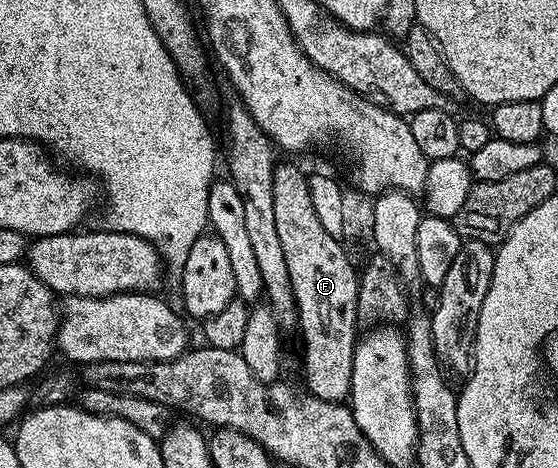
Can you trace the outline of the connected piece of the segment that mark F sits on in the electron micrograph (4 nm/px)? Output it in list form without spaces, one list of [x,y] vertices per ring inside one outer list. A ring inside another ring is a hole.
[[[282,162],[275,169],[275,225],[279,232],[279,242],[283,244],[283,254],[287,257],[287,273],[291,273],[291,289],[295,289],[295,301],[297,302],[297,327],[301,331],[301,347],[305,352],[301,355],[301,371],[305,374],[304,390],[310,395],[319,397],[323,401],[331,403],[340,403],[348,400],[349,390],[351,389],[351,369],[353,368],[353,358],[355,357],[355,349],[359,338],[359,320],[357,317],[357,284],[359,282],[358,268],[353,268],[353,263],[349,260],[349,255],[345,252],[344,242],[341,239],[331,237],[331,233],[327,233],[327,229],[323,229],[323,224],[319,221],[319,216],[315,214],[315,209],[311,205],[311,189],[306,172],[301,172],[299,168],[292,167],[291,164]]]

